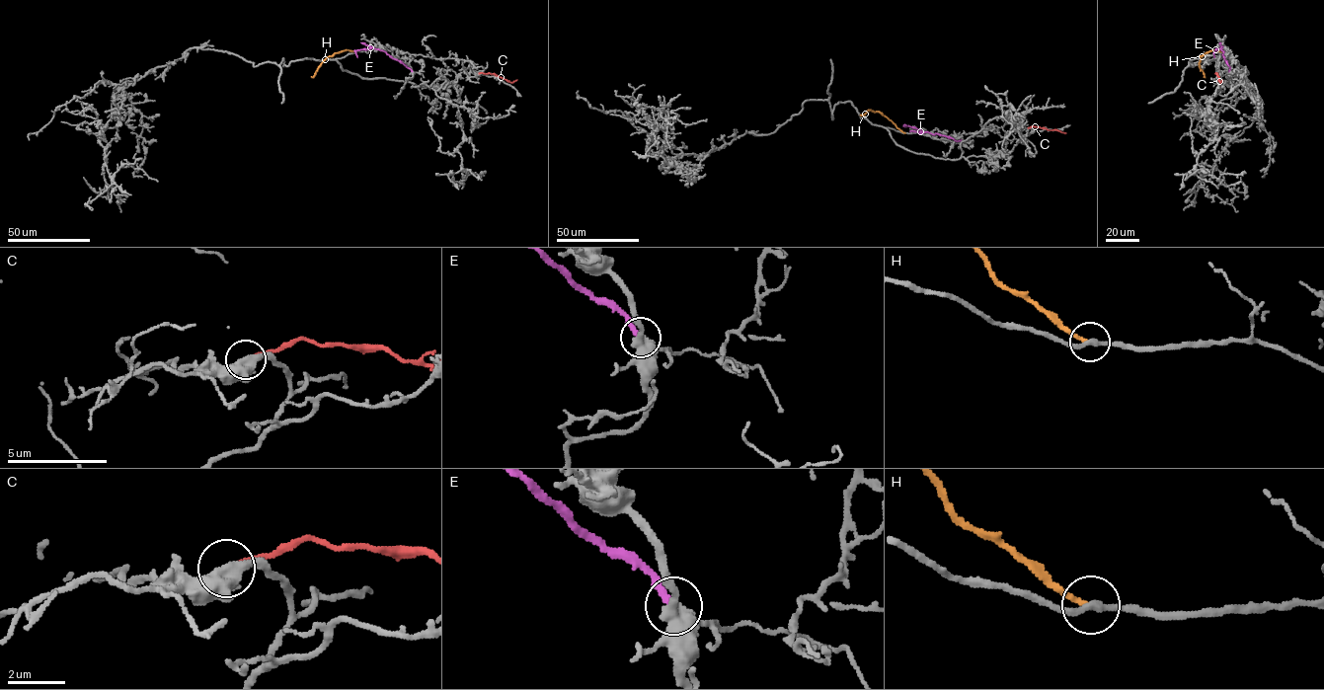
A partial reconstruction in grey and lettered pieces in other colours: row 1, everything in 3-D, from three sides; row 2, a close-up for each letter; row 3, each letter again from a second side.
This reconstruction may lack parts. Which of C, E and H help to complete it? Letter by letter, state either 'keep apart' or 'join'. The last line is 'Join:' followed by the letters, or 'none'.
C: keep apart
E: keep apart
H: keep apart
Join: none

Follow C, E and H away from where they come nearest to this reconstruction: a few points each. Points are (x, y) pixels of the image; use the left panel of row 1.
C: (479, 73), (495, 74), (510, 82), (516, 80)
E: (412, 71), (379, 49), (358, 49), (357, 57)
H: (355, 51), (346, 49), (328, 56), (311, 77)

